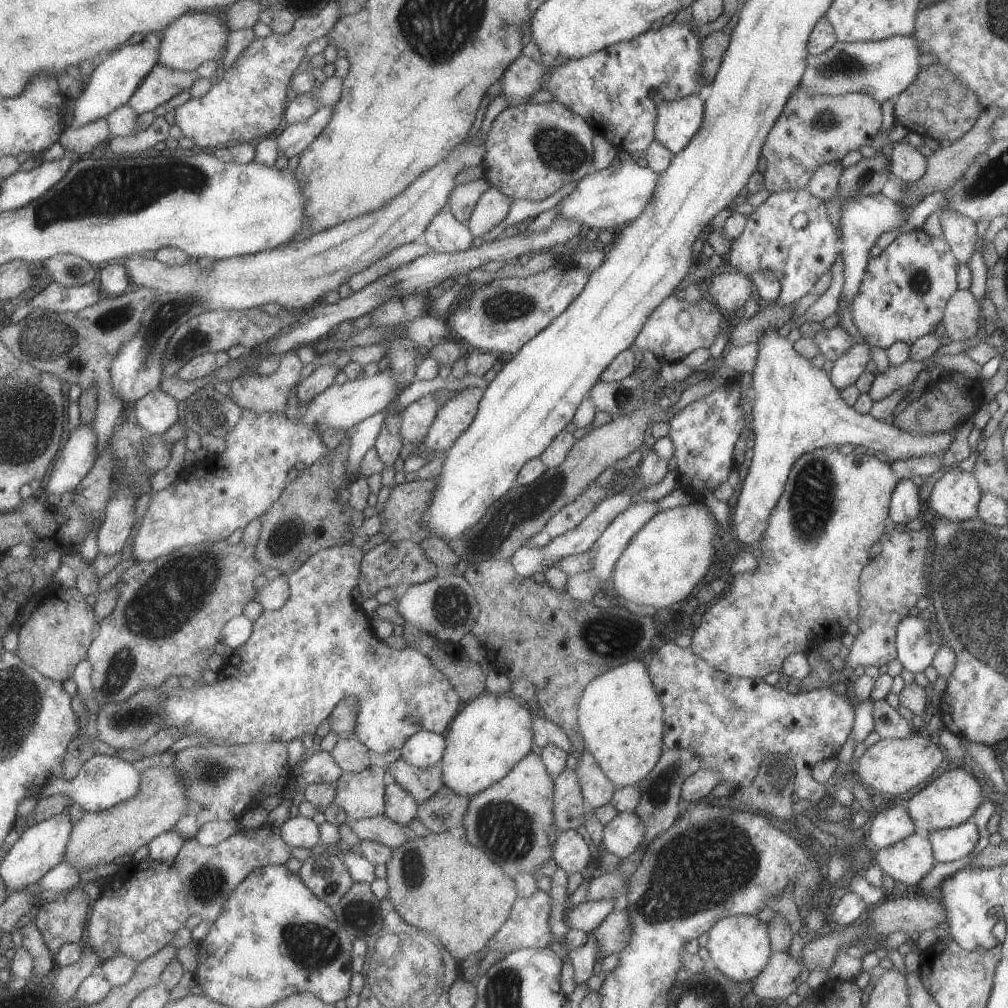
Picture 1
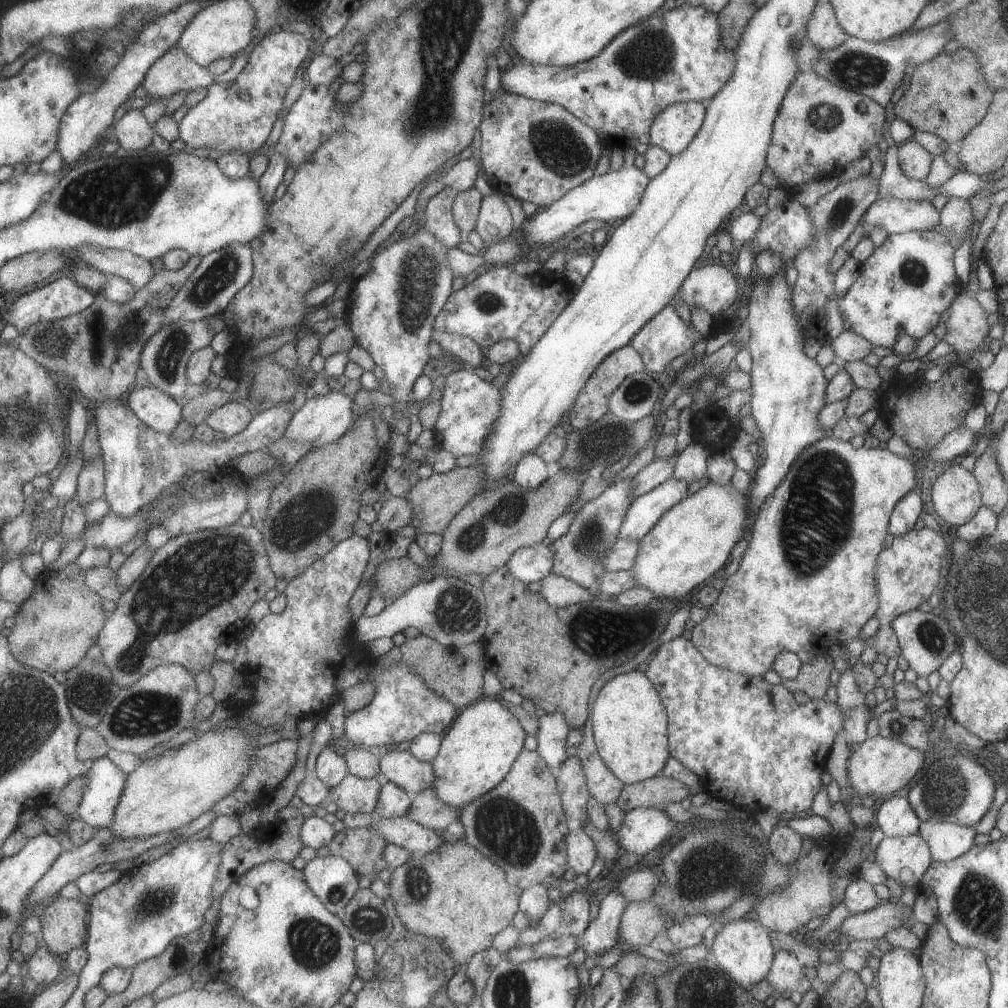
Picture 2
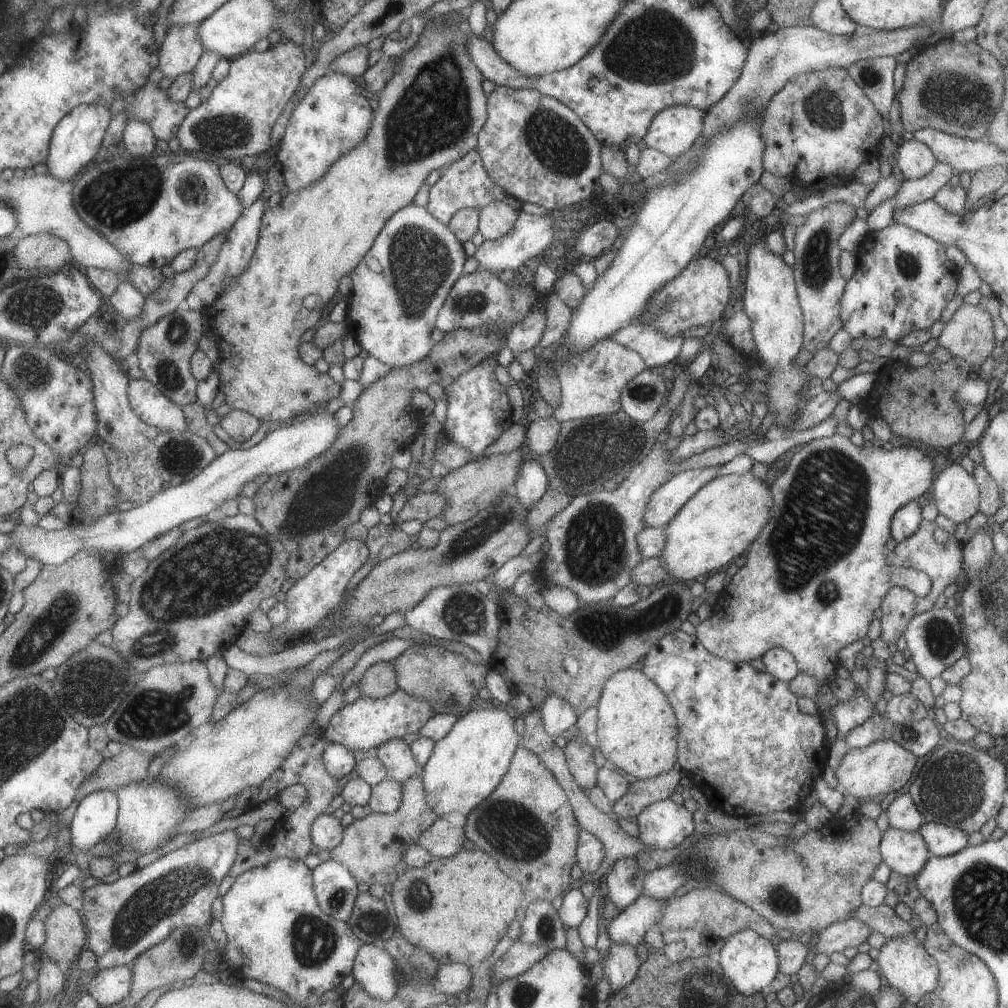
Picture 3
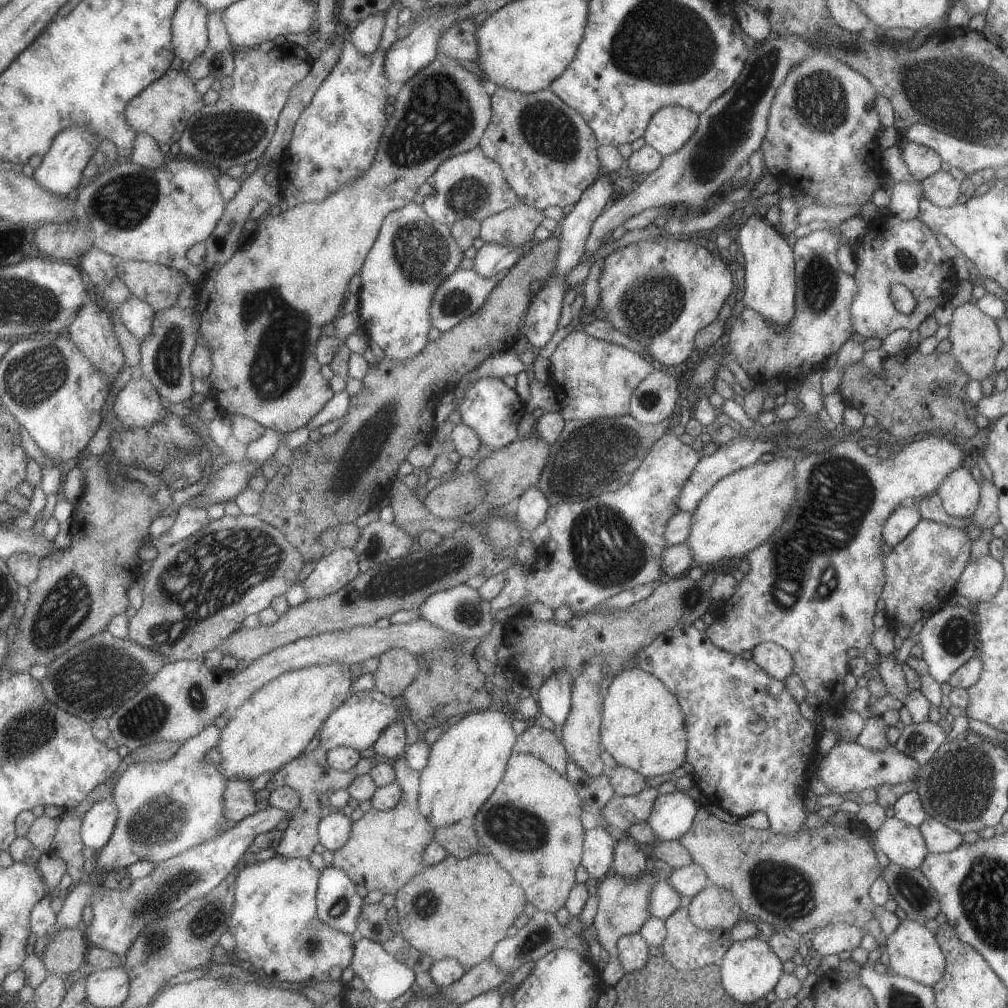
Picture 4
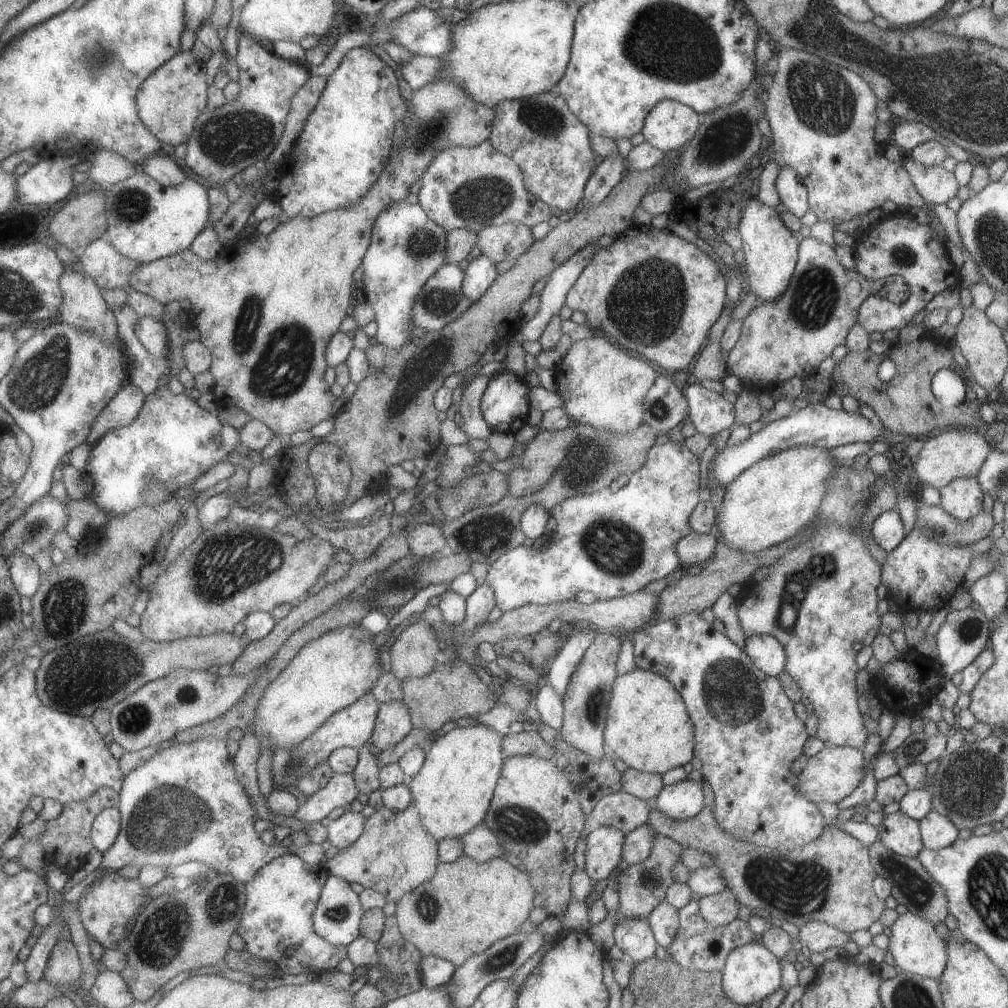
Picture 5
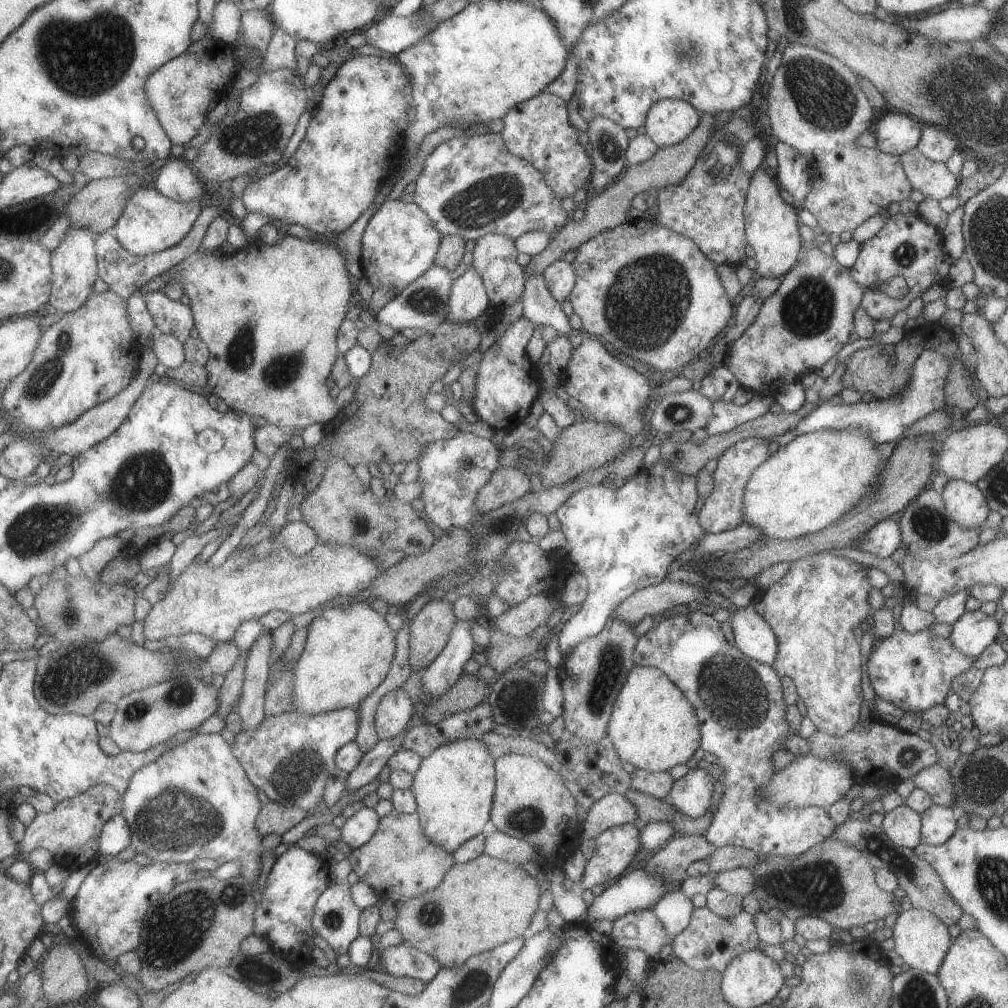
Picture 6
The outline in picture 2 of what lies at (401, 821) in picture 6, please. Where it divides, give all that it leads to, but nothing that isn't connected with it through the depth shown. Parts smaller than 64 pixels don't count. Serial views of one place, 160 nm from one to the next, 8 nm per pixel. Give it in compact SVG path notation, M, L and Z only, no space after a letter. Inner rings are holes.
M429 786L410 796L409 808L405 815L418 825L440 832L457 819L454 811L455 808L438 799L435 791ZM373 827L347 829L336 832L328 842L327 848L334 857L349 863L358 877L367 877L372 881L377 873L388 869L382 857L388 843Z

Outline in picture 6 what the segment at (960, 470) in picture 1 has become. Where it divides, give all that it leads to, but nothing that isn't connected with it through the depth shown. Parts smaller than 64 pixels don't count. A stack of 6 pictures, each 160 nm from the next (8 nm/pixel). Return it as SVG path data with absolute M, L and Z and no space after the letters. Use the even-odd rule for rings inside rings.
M949 479L940 496L948 519L952 522L963 529L975 531L984 527L990 511L975 484Z

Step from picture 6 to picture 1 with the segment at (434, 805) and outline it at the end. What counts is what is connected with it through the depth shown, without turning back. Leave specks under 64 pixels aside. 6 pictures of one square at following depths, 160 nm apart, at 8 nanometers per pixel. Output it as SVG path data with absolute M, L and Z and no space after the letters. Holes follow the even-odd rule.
M484 692L472 701L463 703L444 733L445 748L438 762L441 765L442 784L456 795L472 797L503 778L530 751L532 711L535 711L533 706L521 702L512 694Z

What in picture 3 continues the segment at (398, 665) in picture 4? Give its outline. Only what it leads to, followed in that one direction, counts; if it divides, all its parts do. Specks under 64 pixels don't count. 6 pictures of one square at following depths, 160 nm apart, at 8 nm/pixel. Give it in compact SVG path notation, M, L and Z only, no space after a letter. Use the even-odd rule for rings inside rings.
M389 662L369 666L357 684L358 698L381 699L398 690L395 668Z

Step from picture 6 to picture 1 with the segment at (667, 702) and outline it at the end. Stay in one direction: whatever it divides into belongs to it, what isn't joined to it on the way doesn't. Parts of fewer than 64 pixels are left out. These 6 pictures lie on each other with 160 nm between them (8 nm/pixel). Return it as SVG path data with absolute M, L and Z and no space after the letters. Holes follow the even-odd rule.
M631 660L612 668L589 681L583 689L577 709L578 730L584 740L585 751L597 761L603 774L616 787L635 785L646 777L661 756L664 722L662 706L642 662Z

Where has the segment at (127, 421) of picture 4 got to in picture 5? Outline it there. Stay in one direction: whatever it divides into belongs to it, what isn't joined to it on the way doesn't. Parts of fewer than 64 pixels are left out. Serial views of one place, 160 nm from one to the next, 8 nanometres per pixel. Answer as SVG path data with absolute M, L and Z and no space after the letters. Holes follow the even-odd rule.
M130 384L122 386L115 399L108 407L105 407L105 410L93 423L88 439L84 443L91 446L99 441L105 435L105 432L131 424L135 420L135 416L141 412L143 402L145 402L145 394L139 388Z

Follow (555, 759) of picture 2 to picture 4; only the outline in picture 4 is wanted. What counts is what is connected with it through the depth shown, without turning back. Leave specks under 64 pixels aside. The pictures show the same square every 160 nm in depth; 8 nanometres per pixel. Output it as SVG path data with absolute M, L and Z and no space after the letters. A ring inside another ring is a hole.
M559 670L552 672L549 678L533 693L538 714L545 715L554 725L562 726L571 708L570 687L571 672Z

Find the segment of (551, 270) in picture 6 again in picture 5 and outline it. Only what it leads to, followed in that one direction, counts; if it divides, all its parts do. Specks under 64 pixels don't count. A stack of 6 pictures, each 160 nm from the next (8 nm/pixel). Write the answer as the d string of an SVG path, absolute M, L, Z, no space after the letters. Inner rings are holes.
M589 242L581 250L575 252L568 260L565 260L547 276L545 287L540 292L540 304L538 312L528 322L523 322L518 334L523 334L527 342L538 341L543 328L549 324L551 316L557 314L564 306L565 294L577 281L583 268L589 264L593 254L597 254L599 248Z

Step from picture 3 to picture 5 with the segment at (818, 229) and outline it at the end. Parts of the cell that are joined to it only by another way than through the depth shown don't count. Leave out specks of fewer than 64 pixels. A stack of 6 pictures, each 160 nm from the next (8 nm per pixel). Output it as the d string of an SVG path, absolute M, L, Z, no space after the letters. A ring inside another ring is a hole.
M814 237L799 238L797 256L789 286L781 294L781 298L757 305L749 311L741 321L737 342L724 360L726 371L732 376L737 376L744 389L755 395L760 389L770 394L775 386L793 377L809 378L809 372L818 368L835 347L844 345L845 336L857 323L859 306L866 297L880 296L894 304L901 304L909 298L908 287L899 276L892 275L873 281L863 278L854 269L845 270L837 262L834 248L819 242Z

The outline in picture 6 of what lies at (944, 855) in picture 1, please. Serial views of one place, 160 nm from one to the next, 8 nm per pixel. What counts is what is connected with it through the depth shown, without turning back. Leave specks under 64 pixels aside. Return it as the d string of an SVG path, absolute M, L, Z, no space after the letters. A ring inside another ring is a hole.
M932 805L920 814L920 843L938 846L957 830L958 814L951 807Z

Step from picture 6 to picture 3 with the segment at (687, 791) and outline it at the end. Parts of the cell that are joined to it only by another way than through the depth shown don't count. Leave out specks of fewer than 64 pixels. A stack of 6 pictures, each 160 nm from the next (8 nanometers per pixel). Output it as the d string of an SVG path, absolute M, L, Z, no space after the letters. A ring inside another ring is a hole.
M665 799L643 808L636 817L637 840L651 850L670 850L694 832L691 814L681 804Z

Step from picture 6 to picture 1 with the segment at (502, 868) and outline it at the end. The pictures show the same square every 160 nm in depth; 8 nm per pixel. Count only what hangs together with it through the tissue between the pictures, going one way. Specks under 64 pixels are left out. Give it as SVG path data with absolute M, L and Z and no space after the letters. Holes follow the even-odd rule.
M449 831L429 832L425 837L411 838L399 848L392 849L385 870L385 880L388 884L386 897L392 902L397 916L400 916L405 924L443 945L455 960L463 960L468 954L481 953L483 946L507 920L512 904L517 898L512 878L499 866L489 862L489 858L481 849L469 844L464 836L455 837Z

